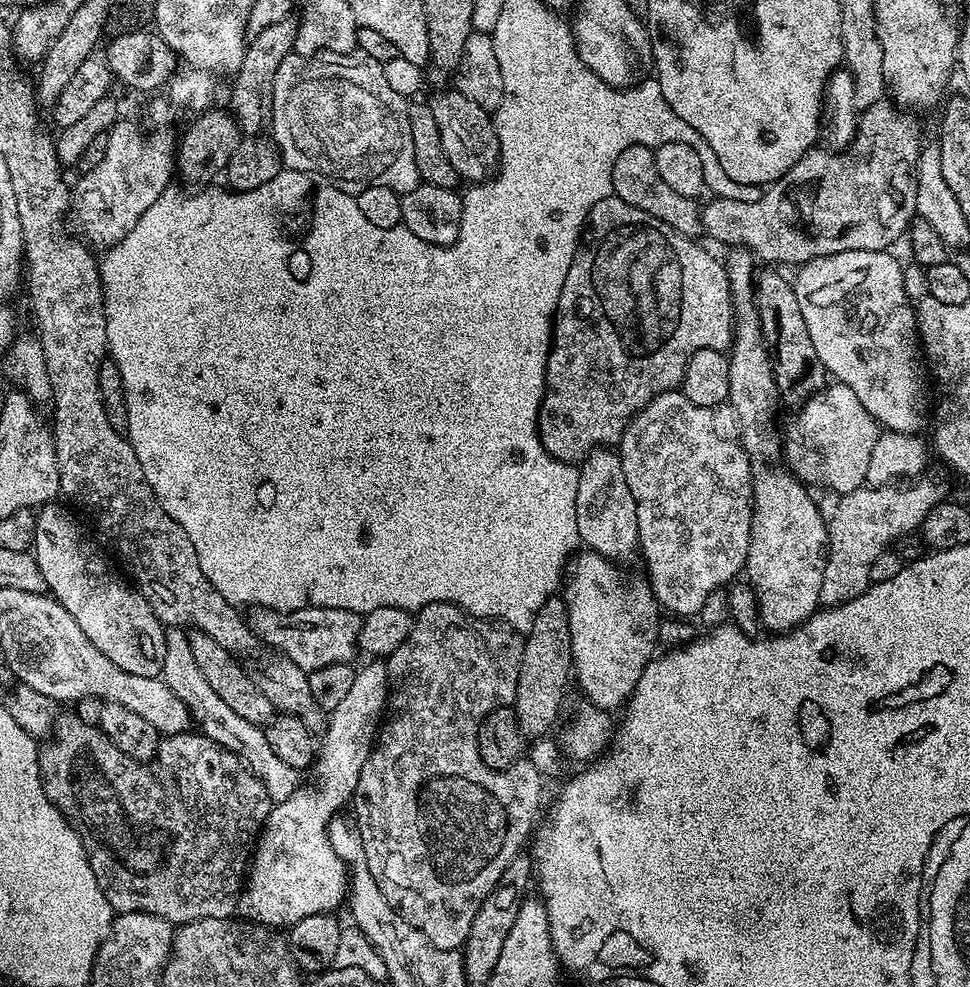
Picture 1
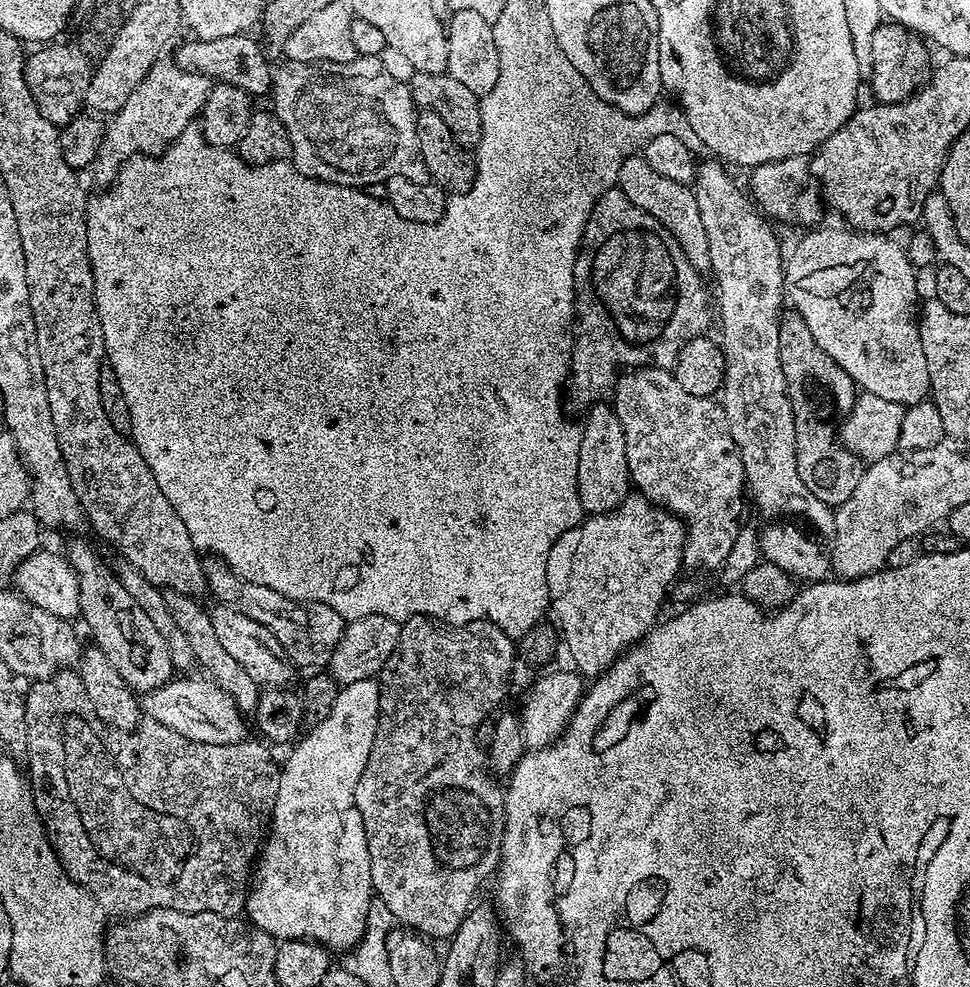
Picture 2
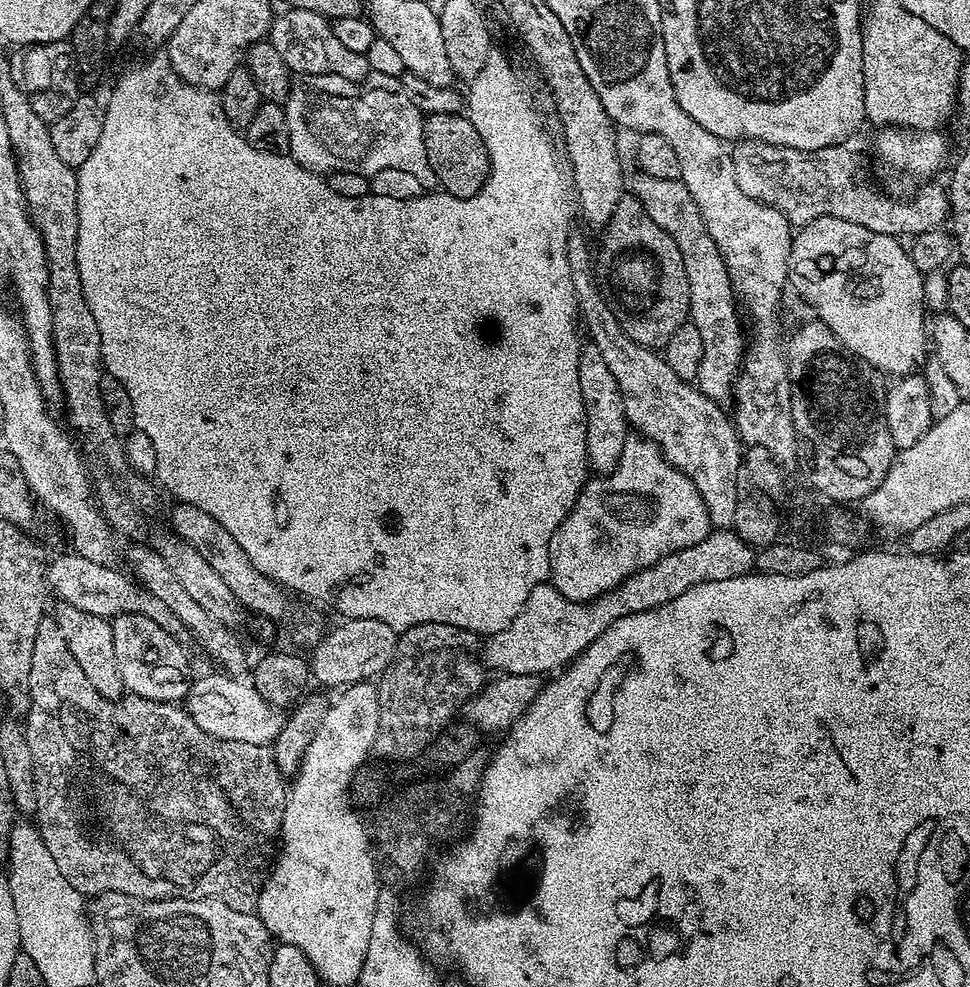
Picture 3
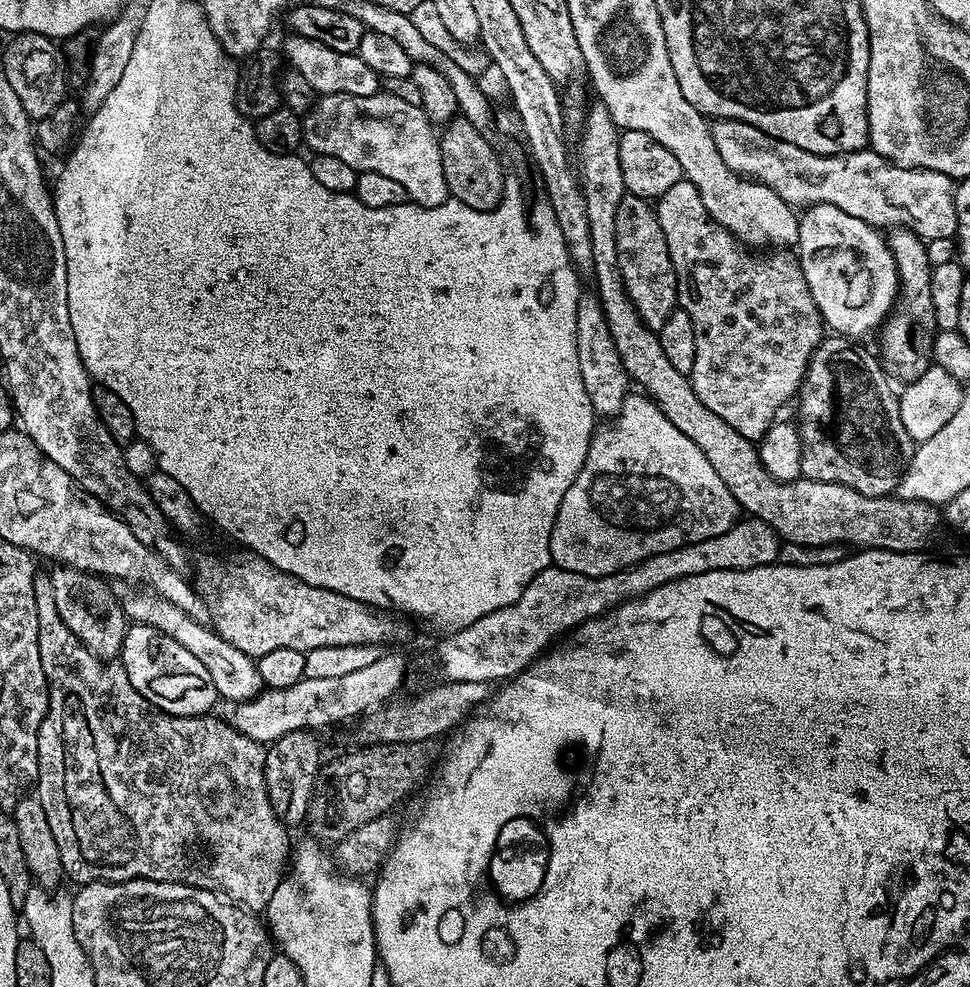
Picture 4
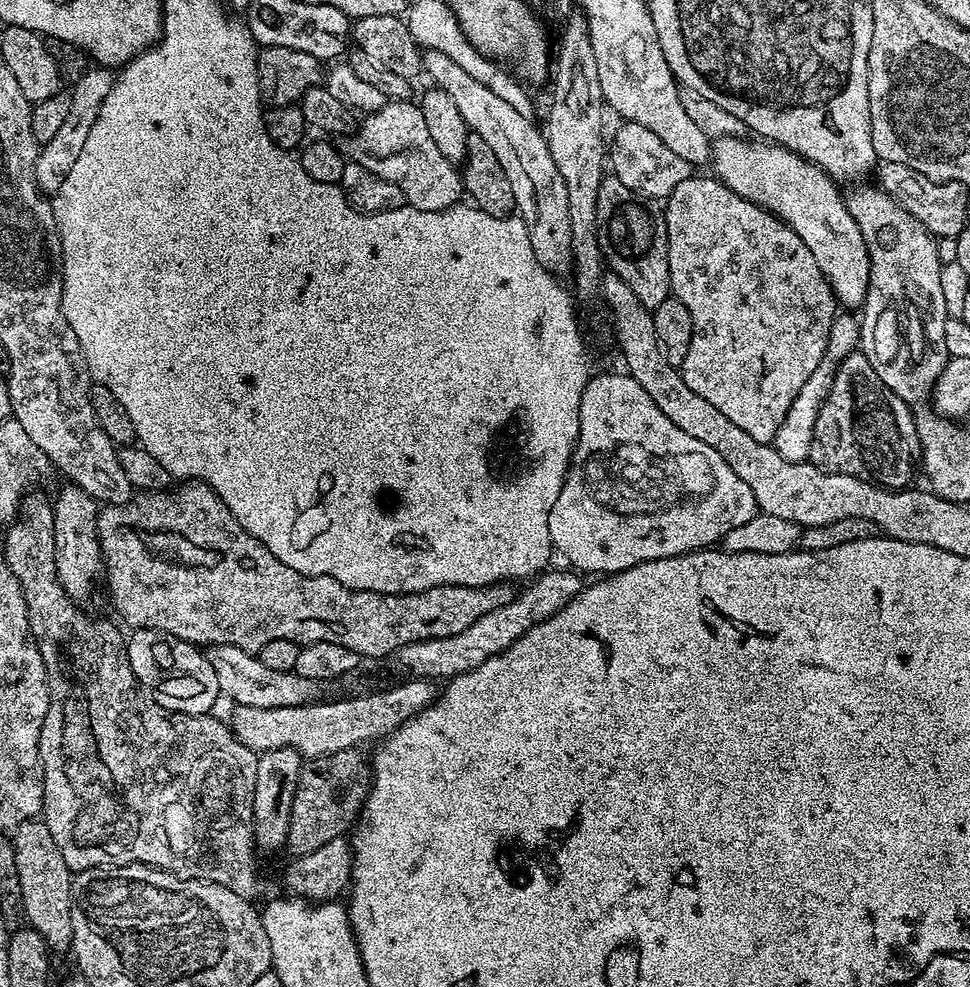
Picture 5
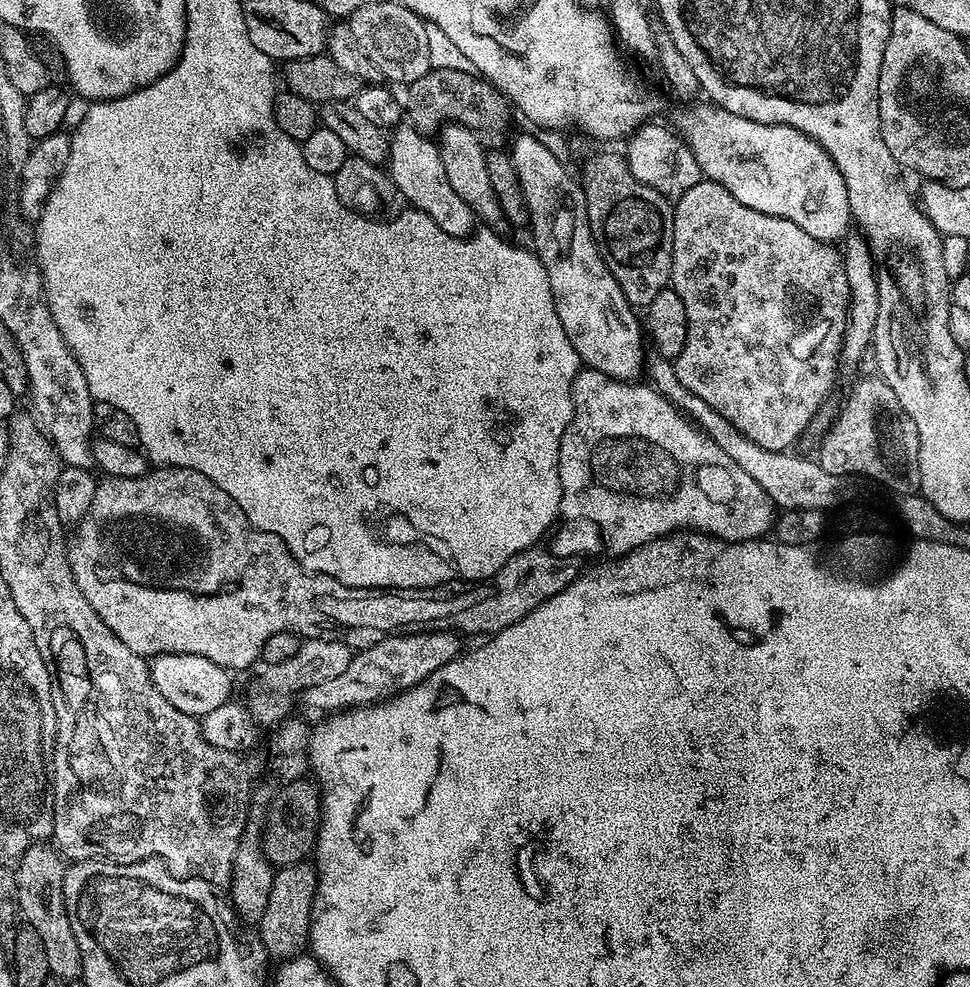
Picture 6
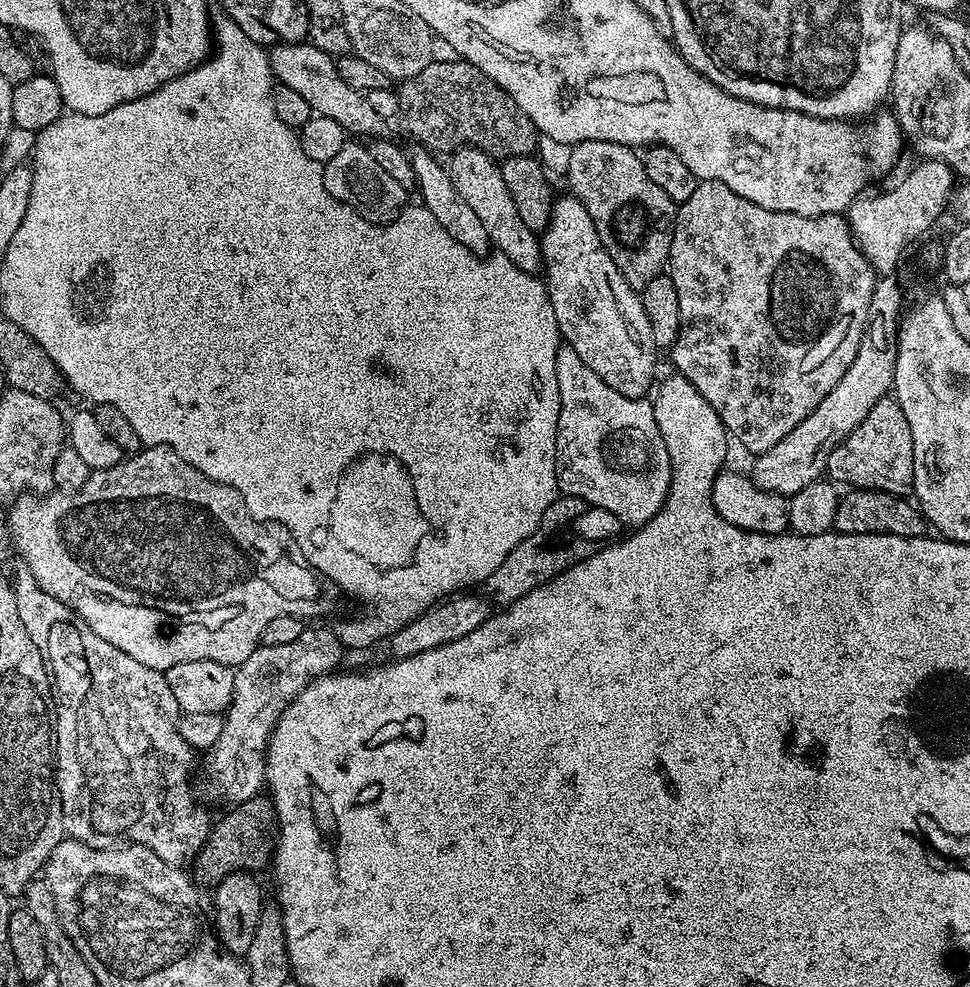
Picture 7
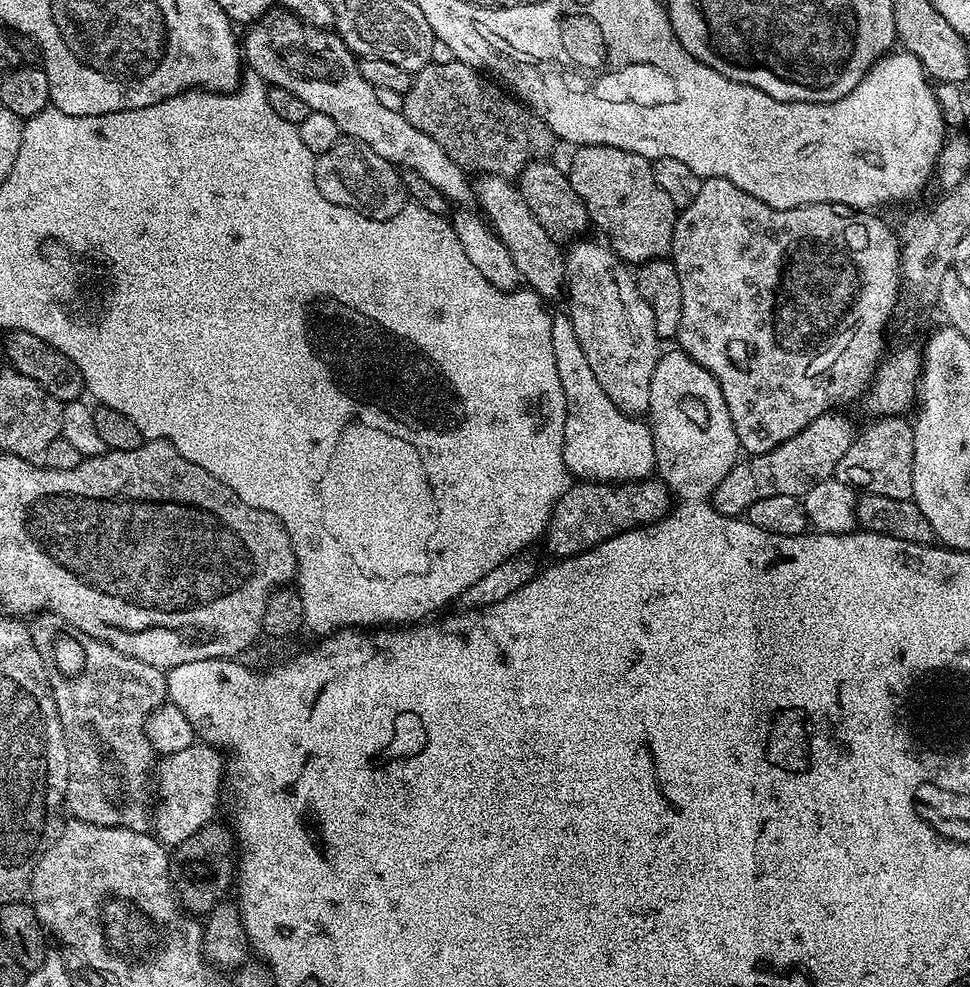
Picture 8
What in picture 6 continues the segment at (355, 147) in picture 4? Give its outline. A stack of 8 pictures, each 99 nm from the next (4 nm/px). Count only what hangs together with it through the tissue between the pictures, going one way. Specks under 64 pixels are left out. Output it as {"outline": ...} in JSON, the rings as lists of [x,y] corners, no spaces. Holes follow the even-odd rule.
{"outline":[[[400,126],[391,133],[388,141],[386,171],[391,176],[394,186],[404,195],[405,201],[415,211],[425,212],[446,234],[451,236],[470,236],[477,227],[476,215],[458,198],[458,193],[450,187],[446,170],[442,167],[440,150],[435,139],[411,126]]]}

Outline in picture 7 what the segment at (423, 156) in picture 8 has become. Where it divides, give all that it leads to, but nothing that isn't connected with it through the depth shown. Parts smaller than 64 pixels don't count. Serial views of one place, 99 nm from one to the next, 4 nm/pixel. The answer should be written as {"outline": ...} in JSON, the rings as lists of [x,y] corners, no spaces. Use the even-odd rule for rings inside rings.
{"outline":[[[309,42],[277,44],[271,49],[270,59],[273,77],[290,86],[290,90],[302,94],[302,98],[310,102],[315,115],[334,118],[334,122],[338,122],[348,134],[365,132],[368,138],[381,135],[382,121],[378,114],[374,114],[374,106],[370,106],[365,93],[354,90],[343,80],[337,61],[330,53],[324,53]]]}

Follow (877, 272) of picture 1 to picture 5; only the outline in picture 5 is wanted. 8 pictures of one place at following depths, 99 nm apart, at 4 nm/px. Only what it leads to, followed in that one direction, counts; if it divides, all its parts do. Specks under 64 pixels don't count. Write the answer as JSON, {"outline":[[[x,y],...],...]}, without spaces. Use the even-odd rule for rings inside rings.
{"outline":[[[723,136],[710,144],[710,168],[717,180],[751,204],[766,208],[783,220],[806,242],[814,262],[828,279],[837,301],[845,309],[856,310],[864,303],[870,282],[870,254],[850,214],[845,197],[840,196],[837,181],[789,148],[760,138]],[[752,139],[752,140],[748,140]],[[713,168],[713,169],[712,169]]]}

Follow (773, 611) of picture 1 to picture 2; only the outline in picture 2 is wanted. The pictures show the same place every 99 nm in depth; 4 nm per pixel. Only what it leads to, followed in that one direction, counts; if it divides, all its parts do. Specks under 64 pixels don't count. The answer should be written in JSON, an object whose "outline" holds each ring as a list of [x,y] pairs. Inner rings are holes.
{"outline":[[[708,158],[708,161],[701,163],[696,170],[696,178],[694,181],[694,191],[696,201],[698,202],[698,210],[702,214],[702,226],[706,226],[706,242],[710,242],[710,262],[712,263],[711,275],[716,276],[716,288],[714,292],[714,304],[718,309],[718,324],[720,320],[720,336],[722,347],[724,349],[724,387],[722,389],[722,403],[724,413],[726,414],[726,422],[730,426],[730,434],[734,434],[734,442],[740,451],[742,458],[742,466],[744,467],[744,479],[747,489],[750,491],[750,500],[760,507],[760,512],[764,516],[801,516],[802,519],[808,520],[808,524],[812,527],[812,532],[803,532],[796,524],[772,524],[768,529],[759,533],[760,546],[762,556],[765,561],[774,563],[780,566],[800,582],[815,582],[825,579],[829,575],[832,566],[832,531],[834,530],[835,511],[829,505],[818,502],[818,498],[814,498],[814,494],[810,494],[810,490],[806,490],[806,485],[803,484],[802,478],[798,478],[798,462],[796,461],[796,435],[794,434],[794,414],[790,406],[790,398],[786,390],[786,378],[782,374],[782,362],[778,354],[778,330],[782,319],[782,309],[786,304],[786,289],[784,287],[784,265],[785,257],[780,257],[780,244],[776,241],[776,232],[771,228],[773,225],[754,207],[753,201],[749,199],[738,185],[732,181],[732,176],[728,172],[721,161],[715,158]]]}

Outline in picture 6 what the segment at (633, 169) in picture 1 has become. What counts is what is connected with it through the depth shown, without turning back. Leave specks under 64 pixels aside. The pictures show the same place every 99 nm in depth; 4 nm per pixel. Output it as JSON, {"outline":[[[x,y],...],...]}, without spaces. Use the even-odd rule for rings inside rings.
{"outline":[[[701,178],[698,186],[690,186],[675,201],[672,209],[674,218],[674,238],[672,239],[672,279],[670,286],[682,298],[682,306],[686,306],[686,346],[682,346],[682,354],[676,359],[678,382],[690,390],[690,394],[698,394],[706,406],[710,406],[722,418],[726,418],[750,442],[758,442],[762,450],[787,452],[792,443],[813,423],[816,413],[825,403],[824,398],[836,380],[836,368],[841,367],[840,351],[844,349],[844,331],[848,325],[848,295],[850,286],[844,269],[844,257],[836,252],[831,243],[806,234],[802,226],[794,226],[786,218],[778,218],[774,214],[762,214],[758,210],[750,210],[750,206],[742,206],[726,186],[707,178]]]}

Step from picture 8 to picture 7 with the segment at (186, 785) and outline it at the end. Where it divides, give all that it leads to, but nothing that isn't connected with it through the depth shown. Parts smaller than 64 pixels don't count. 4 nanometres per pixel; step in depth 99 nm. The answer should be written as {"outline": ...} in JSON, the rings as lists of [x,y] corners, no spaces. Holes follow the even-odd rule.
{"outline":[[[305,626],[294,642],[286,642],[283,646],[261,644],[246,662],[235,665],[232,703],[226,709],[222,734],[206,752],[208,792],[214,799],[235,806],[261,795],[266,784],[268,740],[278,718],[311,680],[337,671],[344,655],[346,649],[333,629],[331,632],[328,628]]]}

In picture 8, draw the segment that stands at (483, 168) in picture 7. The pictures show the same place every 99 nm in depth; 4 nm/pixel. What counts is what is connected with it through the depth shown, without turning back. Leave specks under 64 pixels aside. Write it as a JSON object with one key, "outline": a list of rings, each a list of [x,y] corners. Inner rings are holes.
{"outline":[[[480,174],[474,180],[474,200],[477,205],[480,203],[479,211],[496,232],[502,246],[510,250],[510,258],[514,258],[514,266],[518,266],[521,281],[545,301],[553,302],[559,296],[561,299],[568,275],[564,265],[565,253],[557,240],[542,230],[542,222],[530,214],[530,206],[526,206],[526,198],[522,198],[519,187],[505,176]]]}

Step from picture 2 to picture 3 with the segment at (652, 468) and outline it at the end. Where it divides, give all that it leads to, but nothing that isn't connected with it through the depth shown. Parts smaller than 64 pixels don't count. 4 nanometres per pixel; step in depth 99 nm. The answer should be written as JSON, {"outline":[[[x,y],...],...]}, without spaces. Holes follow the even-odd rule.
{"outline":[[[577,230],[569,231],[566,242],[566,258],[570,262],[570,282],[574,282],[576,295],[576,311],[583,331],[588,331],[587,339],[602,354],[610,374],[614,374],[614,382],[618,382],[618,390],[622,390],[622,406],[626,410],[626,418],[633,429],[636,428],[643,439],[653,443],[660,449],[664,459],[671,462],[682,474],[686,474],[694,482],[698,494],[708,507],[713,525],[720,530],[728,530],[736,523],[736,483],[738,482],[738,466],[742,459],[742,441],[737,433],[735,423],[724,413],[721,405],[707,400],[699,388],[689,381],[680,380],[674,370],[664,361],[659,351],[643,348],[631,340],[622,330],[620,320],[612,312],[609,297],[602,291],[594,271],[594,252],[588,249],[588,240]]]}

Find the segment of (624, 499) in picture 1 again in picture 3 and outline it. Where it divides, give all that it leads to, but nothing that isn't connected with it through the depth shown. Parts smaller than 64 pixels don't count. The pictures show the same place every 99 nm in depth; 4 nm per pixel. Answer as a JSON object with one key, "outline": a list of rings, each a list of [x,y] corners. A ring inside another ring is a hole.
{"outline":[[[590,342],[585,343],[580,350],[578,386],[582,386],[582,402],[586,410],[586,454],[589,469],[596,474],[610,473],[618,464],[618,458],[622,456],[622,450],[630,438],[630,425],[622,406],[622,390],[618,390],[618,382],[614,382],[614,374],[610,374],[602,354]]]}

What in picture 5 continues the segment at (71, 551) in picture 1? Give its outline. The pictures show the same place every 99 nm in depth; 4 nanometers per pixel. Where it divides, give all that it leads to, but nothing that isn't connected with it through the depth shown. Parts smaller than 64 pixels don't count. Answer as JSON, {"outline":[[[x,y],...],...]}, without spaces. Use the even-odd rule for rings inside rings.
{"outline":[[[137,628],[127,637],[130,666],[136,675],[136,683],[154,697],[156,703],[171,712],[203,716],[211,713],[216,700],[221,699],[218,678],[207,655],[197,645],[187,644],[165,632],[153,628]]]}

